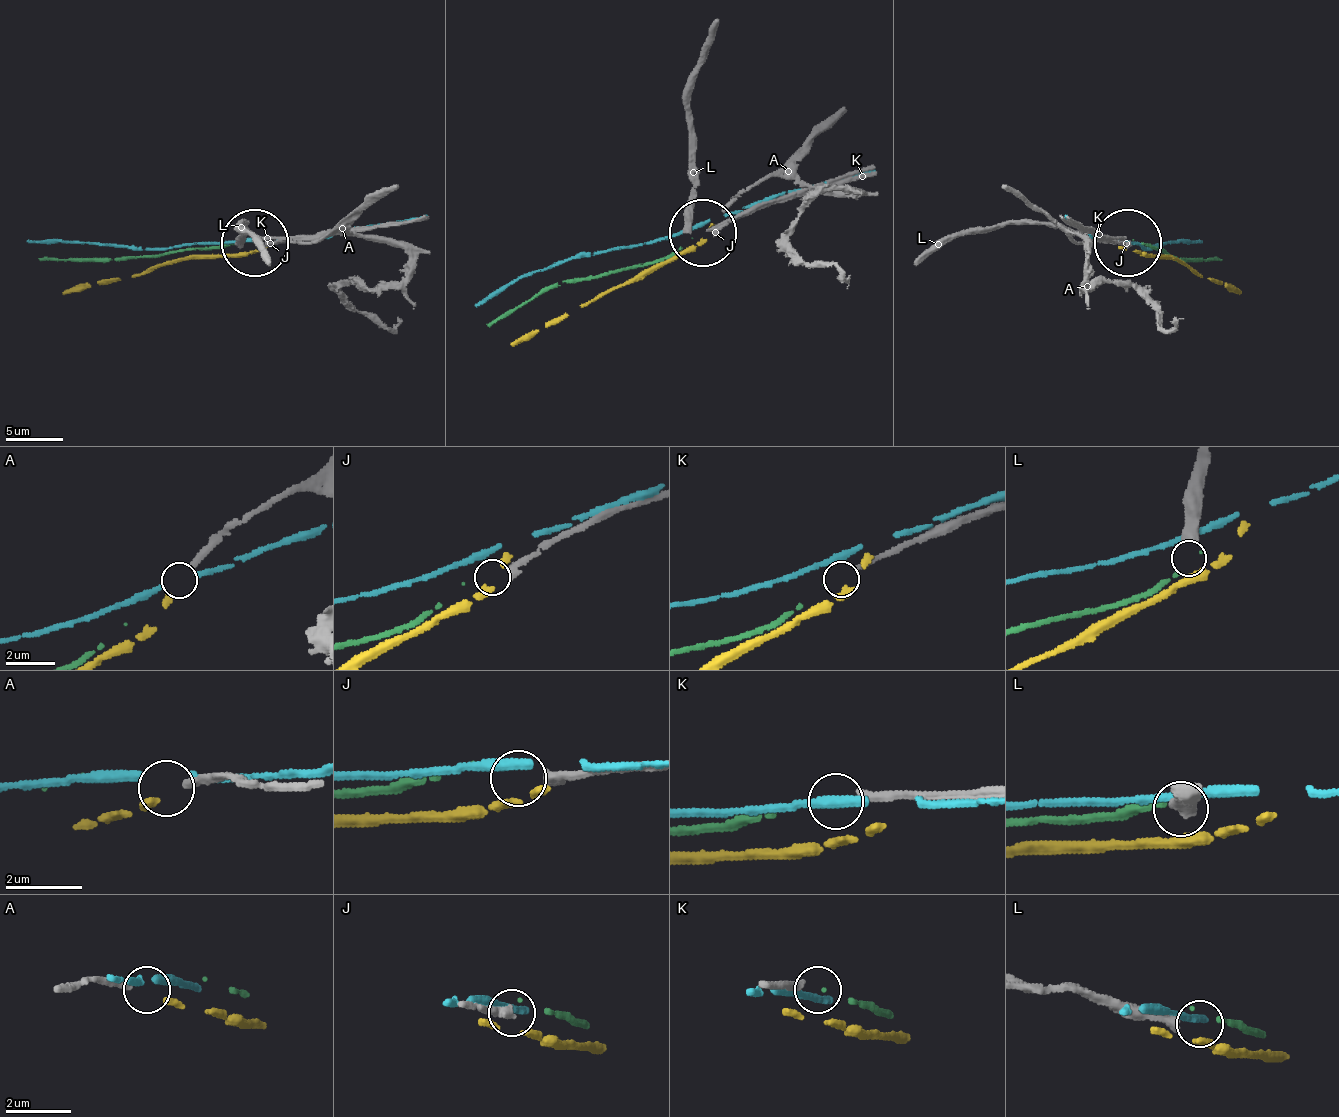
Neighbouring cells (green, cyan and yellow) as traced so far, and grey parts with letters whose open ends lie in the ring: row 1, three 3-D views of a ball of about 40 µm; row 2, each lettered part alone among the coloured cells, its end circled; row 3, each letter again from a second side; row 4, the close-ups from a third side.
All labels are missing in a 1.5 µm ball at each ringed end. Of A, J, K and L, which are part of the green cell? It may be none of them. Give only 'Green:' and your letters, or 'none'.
Green: K

